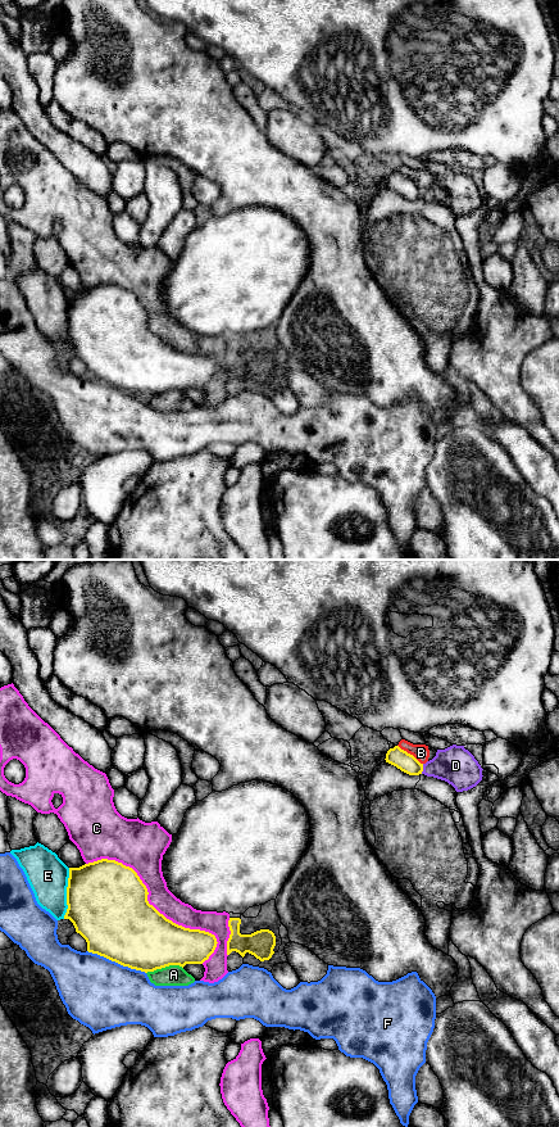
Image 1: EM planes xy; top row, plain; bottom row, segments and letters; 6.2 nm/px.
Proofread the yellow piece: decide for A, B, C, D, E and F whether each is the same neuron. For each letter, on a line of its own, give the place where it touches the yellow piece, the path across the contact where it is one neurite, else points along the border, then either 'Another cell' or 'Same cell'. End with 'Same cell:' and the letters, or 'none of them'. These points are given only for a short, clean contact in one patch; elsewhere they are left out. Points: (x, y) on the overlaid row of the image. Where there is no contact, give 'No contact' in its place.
A: Touches yellow at xy (164, 967). Another cell
B: Touches yellow at xy (409, 754). Another cell
C: Touches yellow at xy (149, 904). Another cell
D: Touches yellow at xy (422, 769). Another cell
E: Touches yellow at xy (67, 894). Another cell
F: Touches yellow at xy (117, 962). Another cell
Same cell: none of them

